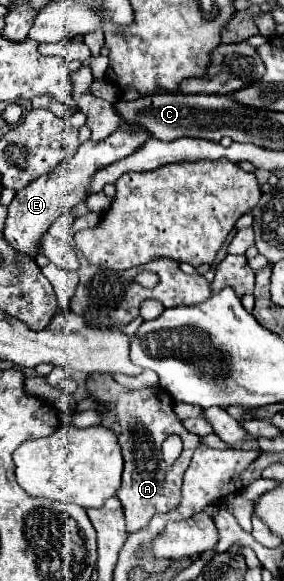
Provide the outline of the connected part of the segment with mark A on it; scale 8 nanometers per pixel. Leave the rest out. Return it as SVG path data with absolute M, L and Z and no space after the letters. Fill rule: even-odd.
M90 374L86 380L86 388L90 398L98 402L98 414L102 418L100 426L110 428L124 456L124 474L122 486L118 490L118 498L126 510L126 526L128 532L138 532L148 524L154 514L170 512L180 502L180 486L182 474L190 464L190 458L200 444L198 436L190 434L182 422L174 414L174 400L164 392L164 388L144 388L144 390L130 390L120 386L108 374ZM178 434L184 442L184 450L174 464L166 464L162 458L162 442L166 436Z

